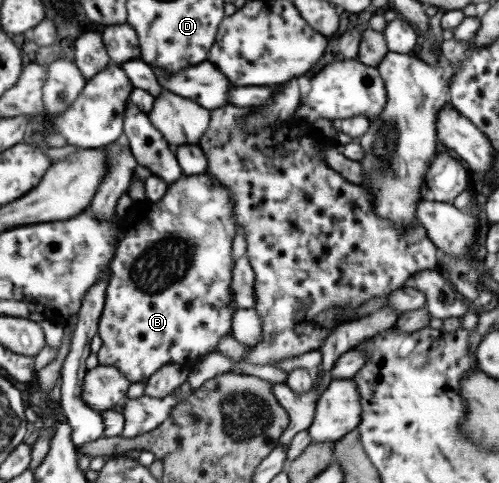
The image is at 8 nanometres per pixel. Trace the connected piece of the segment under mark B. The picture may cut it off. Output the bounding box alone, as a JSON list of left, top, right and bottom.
[97,173,239,383]

